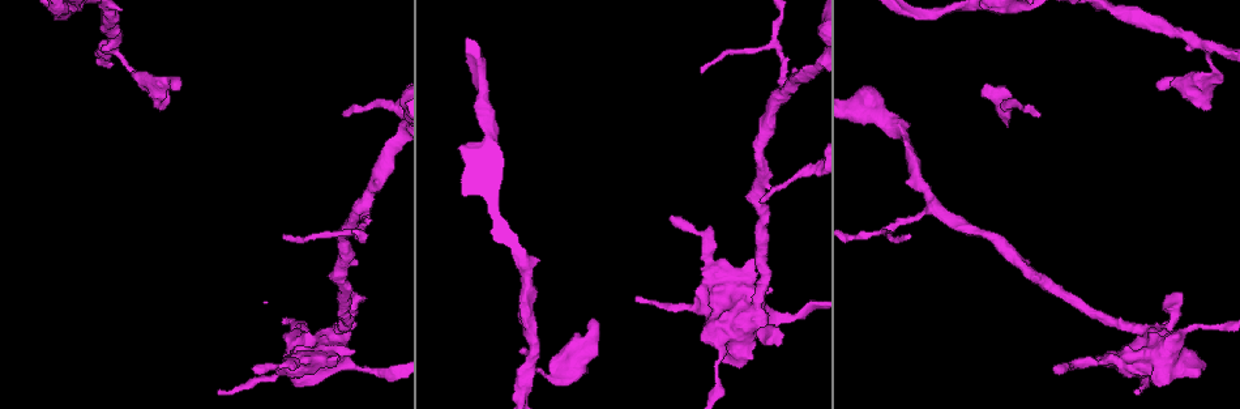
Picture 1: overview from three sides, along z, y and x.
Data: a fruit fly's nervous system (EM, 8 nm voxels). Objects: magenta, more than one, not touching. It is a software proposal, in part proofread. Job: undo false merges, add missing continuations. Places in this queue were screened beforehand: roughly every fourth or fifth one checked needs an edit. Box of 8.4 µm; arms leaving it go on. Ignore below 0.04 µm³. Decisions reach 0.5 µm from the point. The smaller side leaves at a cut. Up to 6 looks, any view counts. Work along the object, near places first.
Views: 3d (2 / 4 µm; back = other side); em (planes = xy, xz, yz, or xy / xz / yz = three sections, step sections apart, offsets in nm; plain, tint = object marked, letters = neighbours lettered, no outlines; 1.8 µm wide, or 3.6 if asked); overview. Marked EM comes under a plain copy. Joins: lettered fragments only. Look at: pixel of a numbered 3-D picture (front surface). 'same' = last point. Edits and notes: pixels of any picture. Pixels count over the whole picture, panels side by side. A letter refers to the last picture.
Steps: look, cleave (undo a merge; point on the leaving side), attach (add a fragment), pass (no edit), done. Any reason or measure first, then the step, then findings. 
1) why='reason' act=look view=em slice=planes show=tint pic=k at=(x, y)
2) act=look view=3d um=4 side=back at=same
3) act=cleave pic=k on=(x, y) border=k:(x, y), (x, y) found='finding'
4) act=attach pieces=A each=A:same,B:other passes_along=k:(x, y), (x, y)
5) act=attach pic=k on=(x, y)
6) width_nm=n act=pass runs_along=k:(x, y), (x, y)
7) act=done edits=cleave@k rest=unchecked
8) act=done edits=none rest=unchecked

act=look view=3d um=4 pic=1 at=(171, 84)

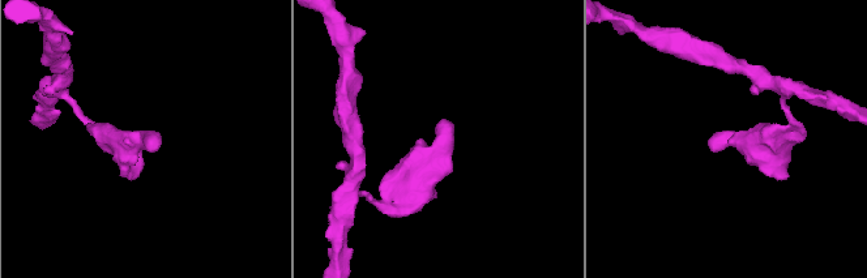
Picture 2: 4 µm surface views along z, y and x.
act=look view=em slice=planes show=letters pic=2 at=(436, 127)

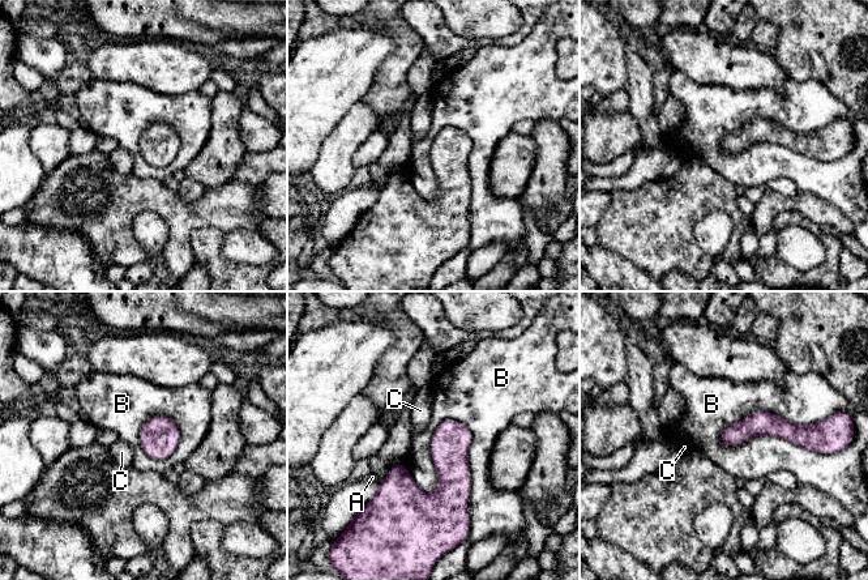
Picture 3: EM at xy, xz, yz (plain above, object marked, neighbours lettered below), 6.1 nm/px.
act=pass each=A:other,B:other,C:other runs_along=3:(804, 431), (748, 427), (723, 438) found='none of them fits'

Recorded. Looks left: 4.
act=look view=em slice=xz step=8 show=letters pic=1 at=(715, 370)

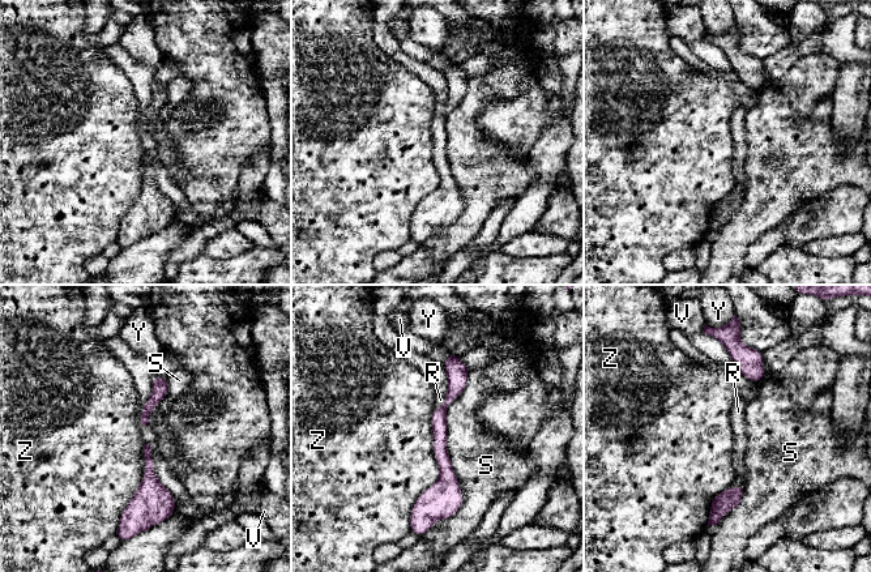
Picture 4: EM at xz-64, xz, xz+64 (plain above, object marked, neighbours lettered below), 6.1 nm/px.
width_nm=70 act=pass each=R:other,S:other,V:other,Y:other,Z:other border=4:(436, 406), (439, 477), (409, 517) found='continuous, no second neuron'

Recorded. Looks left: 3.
why='calibre changes' act=look view=em slice=planes show=tint pic=1 at=(715, 267)

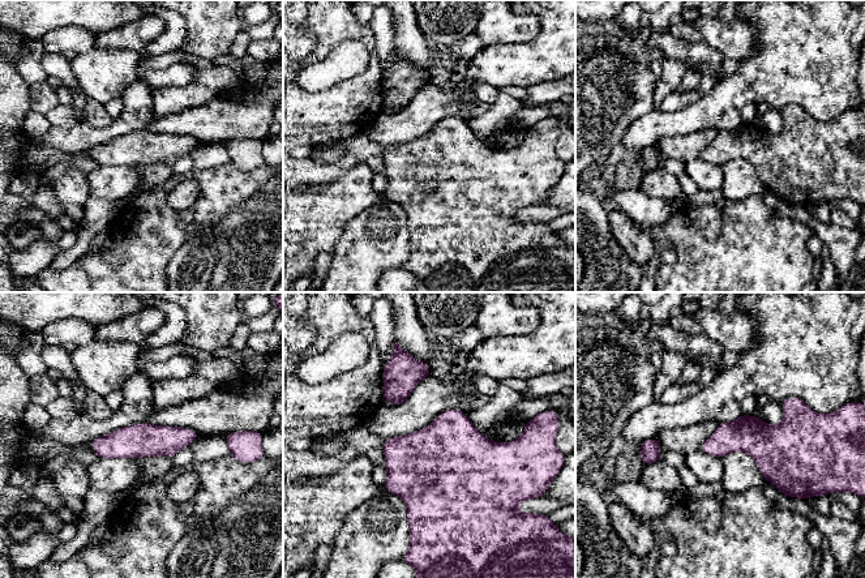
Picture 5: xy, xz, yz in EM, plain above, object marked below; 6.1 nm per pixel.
act=look view=em slice=planes show=letters at=same

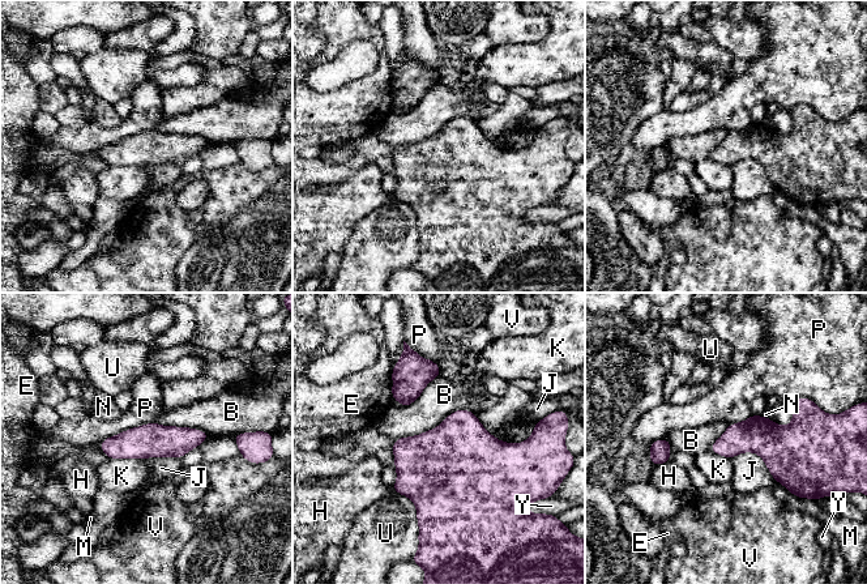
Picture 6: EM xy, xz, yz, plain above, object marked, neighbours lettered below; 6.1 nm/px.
width_nm=200 act=pass each=B:other,E:other,H:other,J:other,K:other,M:other,N:other,P:other,U:other,V:other,Y:other border=6:(475, 414), (455, 409), (396, 439) found='all the same neuron'

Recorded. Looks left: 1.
act=done edits=none rest=unchecked

